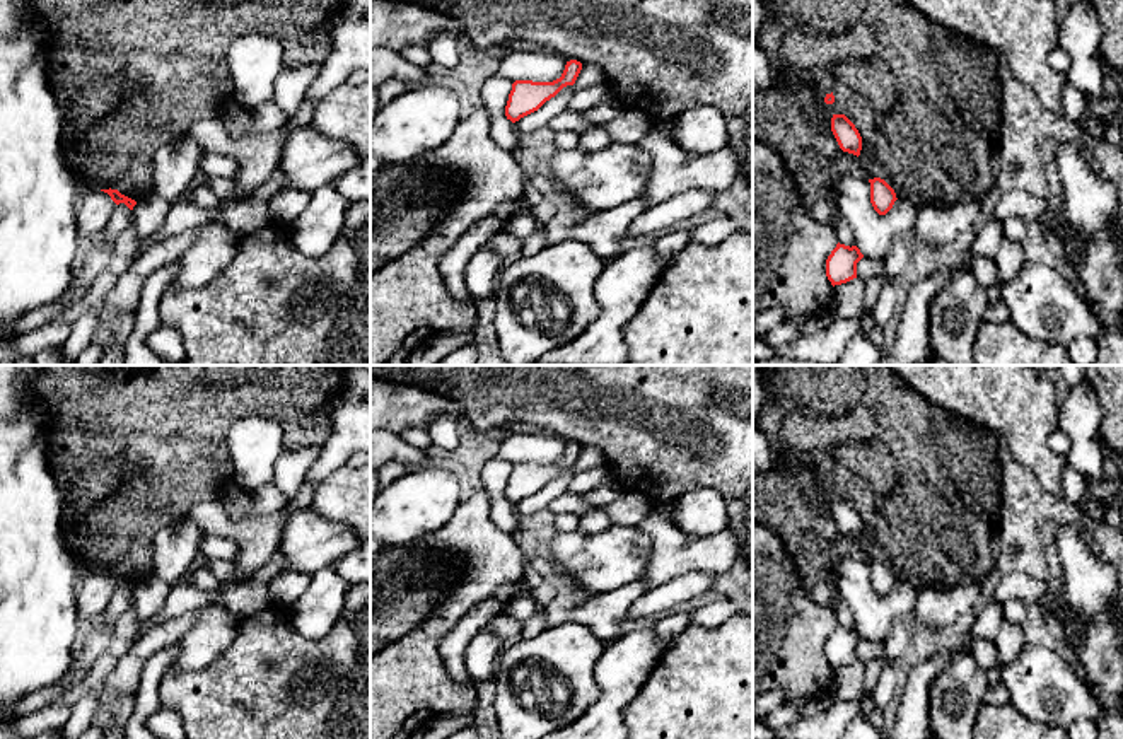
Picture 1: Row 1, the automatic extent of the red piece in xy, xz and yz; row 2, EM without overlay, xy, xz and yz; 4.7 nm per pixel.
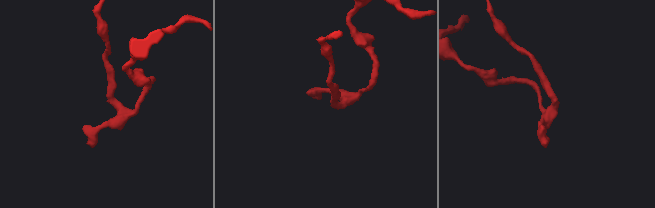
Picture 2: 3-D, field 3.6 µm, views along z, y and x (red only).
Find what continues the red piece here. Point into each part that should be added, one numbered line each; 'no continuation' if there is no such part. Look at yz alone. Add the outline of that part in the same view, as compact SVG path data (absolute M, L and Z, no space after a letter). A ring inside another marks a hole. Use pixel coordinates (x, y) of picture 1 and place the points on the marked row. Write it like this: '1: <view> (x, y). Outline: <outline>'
no continuation

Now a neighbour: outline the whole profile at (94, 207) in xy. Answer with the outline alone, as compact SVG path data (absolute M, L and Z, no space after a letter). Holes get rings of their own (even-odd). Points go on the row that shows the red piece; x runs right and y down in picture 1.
M82 189L75 207L77 234L99 242L116 203L101 189Z

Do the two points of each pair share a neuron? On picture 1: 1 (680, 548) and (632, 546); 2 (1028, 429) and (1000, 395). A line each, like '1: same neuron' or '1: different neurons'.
1: different neurons
2: same neuron

